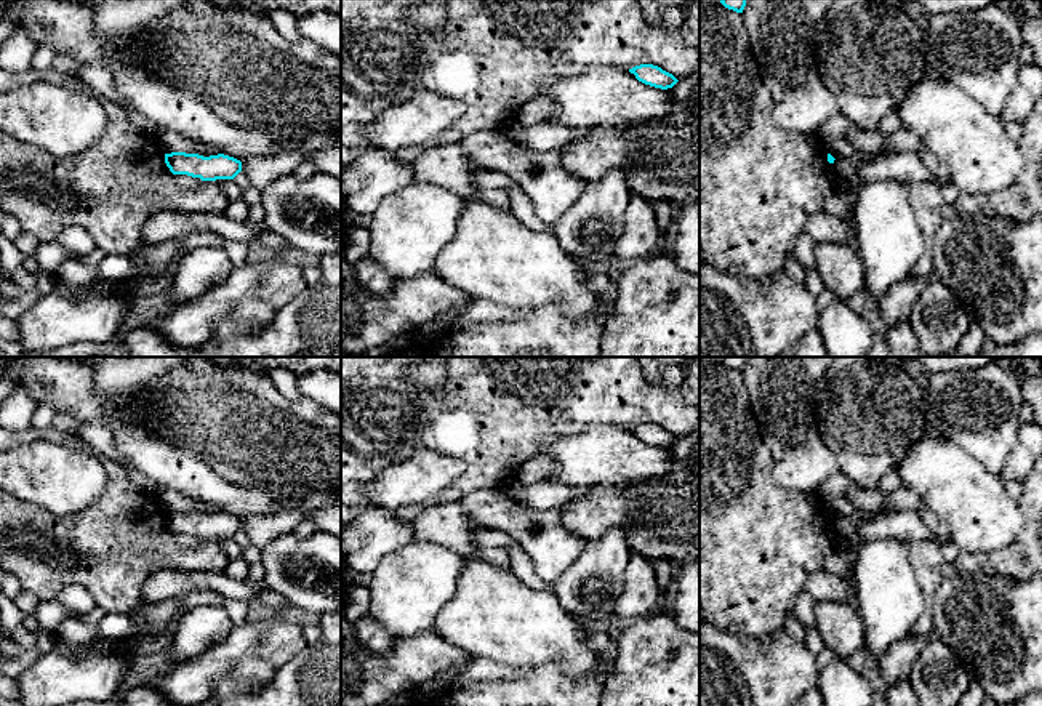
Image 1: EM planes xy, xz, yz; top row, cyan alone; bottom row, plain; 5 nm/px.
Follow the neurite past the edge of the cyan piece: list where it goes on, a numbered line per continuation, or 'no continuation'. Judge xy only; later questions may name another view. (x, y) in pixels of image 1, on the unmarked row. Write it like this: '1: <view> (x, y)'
no continuation

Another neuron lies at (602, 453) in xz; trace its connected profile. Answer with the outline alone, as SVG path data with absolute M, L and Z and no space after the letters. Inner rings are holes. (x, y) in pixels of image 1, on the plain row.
M592 424L570 435L546 443L536 456L549 456L557 472L547 480L570 487L624 485L642 477L663 477L677 467L671 450L645 443L626 427L616 424Z

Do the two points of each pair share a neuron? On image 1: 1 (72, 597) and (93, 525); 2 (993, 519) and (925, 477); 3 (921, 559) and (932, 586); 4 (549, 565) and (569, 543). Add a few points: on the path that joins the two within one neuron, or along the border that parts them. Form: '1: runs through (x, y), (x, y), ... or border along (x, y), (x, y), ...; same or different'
1: border along (56, 596), (69, 586), (80, 586), (96, 605); different
2: runs through (977, 508), (953, 484), (941, 477); same
3: runs through (927, 565), (930, 580); same
4: runs through (551, 561), (564, 548); same

